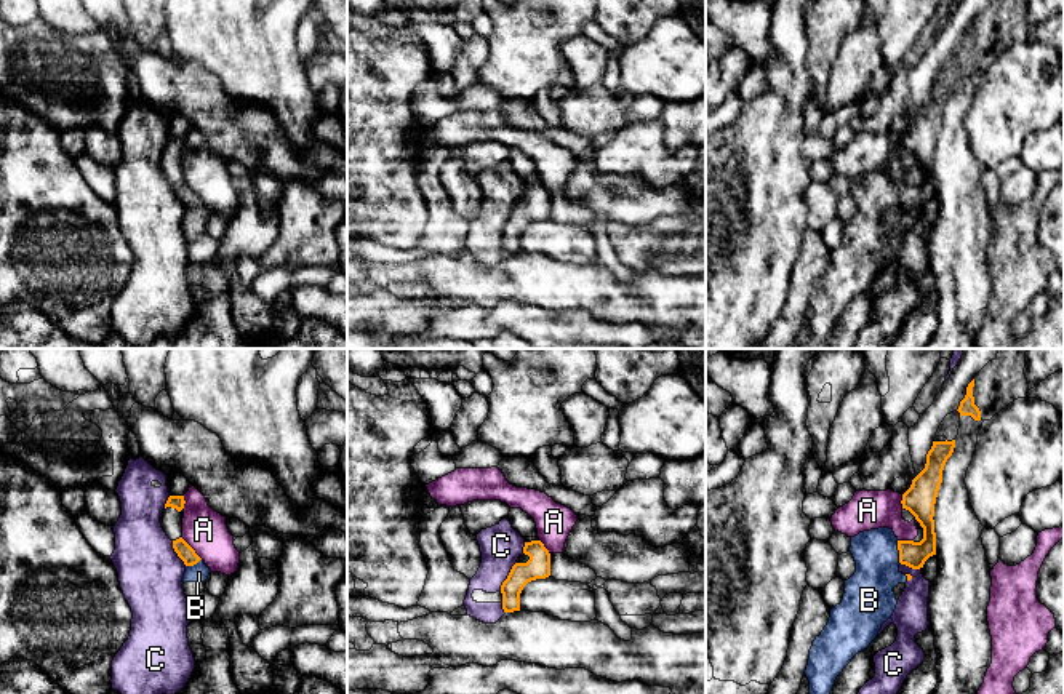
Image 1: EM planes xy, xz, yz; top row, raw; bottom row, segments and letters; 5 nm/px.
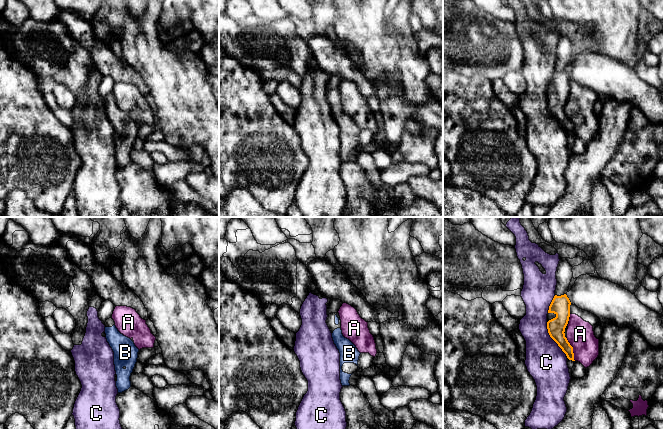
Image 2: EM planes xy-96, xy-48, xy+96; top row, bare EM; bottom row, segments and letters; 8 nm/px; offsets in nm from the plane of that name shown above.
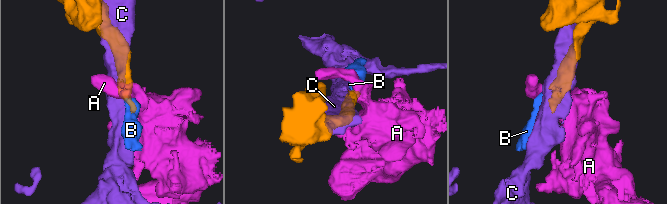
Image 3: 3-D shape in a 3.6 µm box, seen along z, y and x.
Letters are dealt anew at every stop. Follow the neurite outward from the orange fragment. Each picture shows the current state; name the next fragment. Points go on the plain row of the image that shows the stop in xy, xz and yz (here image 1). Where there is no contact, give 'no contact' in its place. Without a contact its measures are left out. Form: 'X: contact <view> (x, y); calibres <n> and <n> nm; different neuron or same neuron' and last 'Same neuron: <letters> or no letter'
A: contact xy (192, 191); calibres 80 and 220 nm; different neuron
B: contact yz (900, 194); calibres 130 and 240 nm; same neuron
C: contact xz (508, 218); calibres 120 and 200 nm; different neuron
Same neuron: B

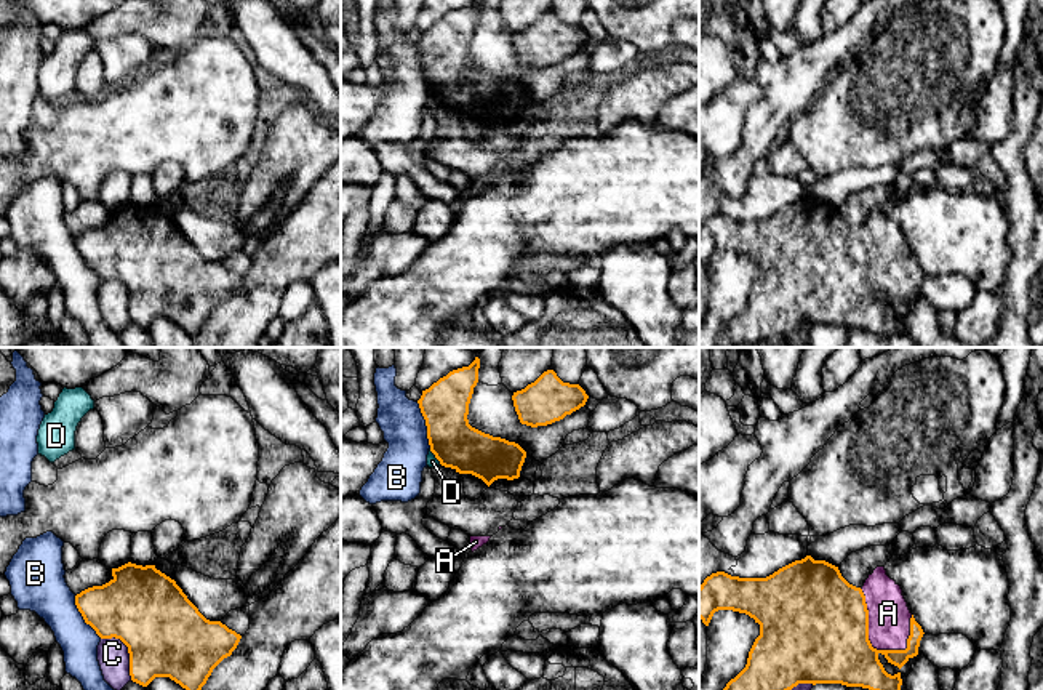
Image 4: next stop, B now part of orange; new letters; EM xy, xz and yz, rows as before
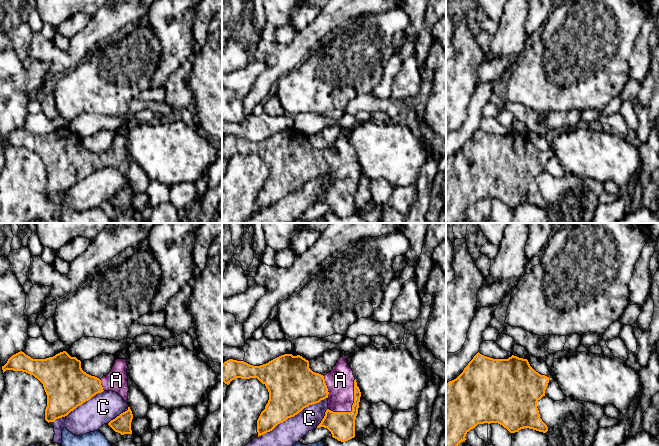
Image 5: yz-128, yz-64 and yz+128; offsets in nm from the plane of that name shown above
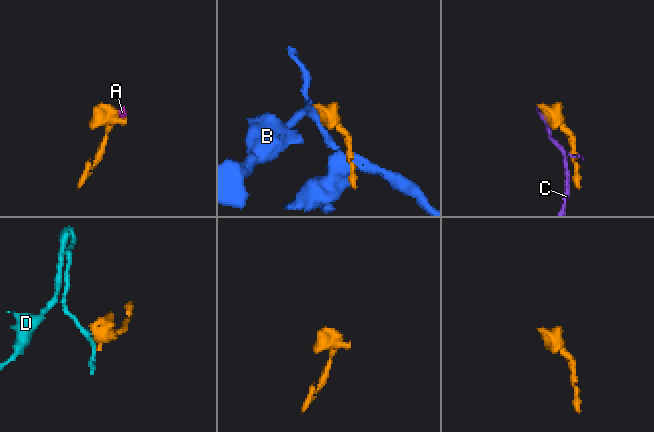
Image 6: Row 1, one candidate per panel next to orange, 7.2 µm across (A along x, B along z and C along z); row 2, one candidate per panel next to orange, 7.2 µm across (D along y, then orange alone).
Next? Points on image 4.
A: contact yz (867, 274); calibres 500 and 200 nm; same neuron
B: contact xz (426, 66); calibres 240 and 220 nm; different neuron
C: contact xy (128, 292); calibres 400 and 160 nm; different neuron
D: contact xz (435, 98); calibres 240 and 60 nm; different neuron
Same neuron: A

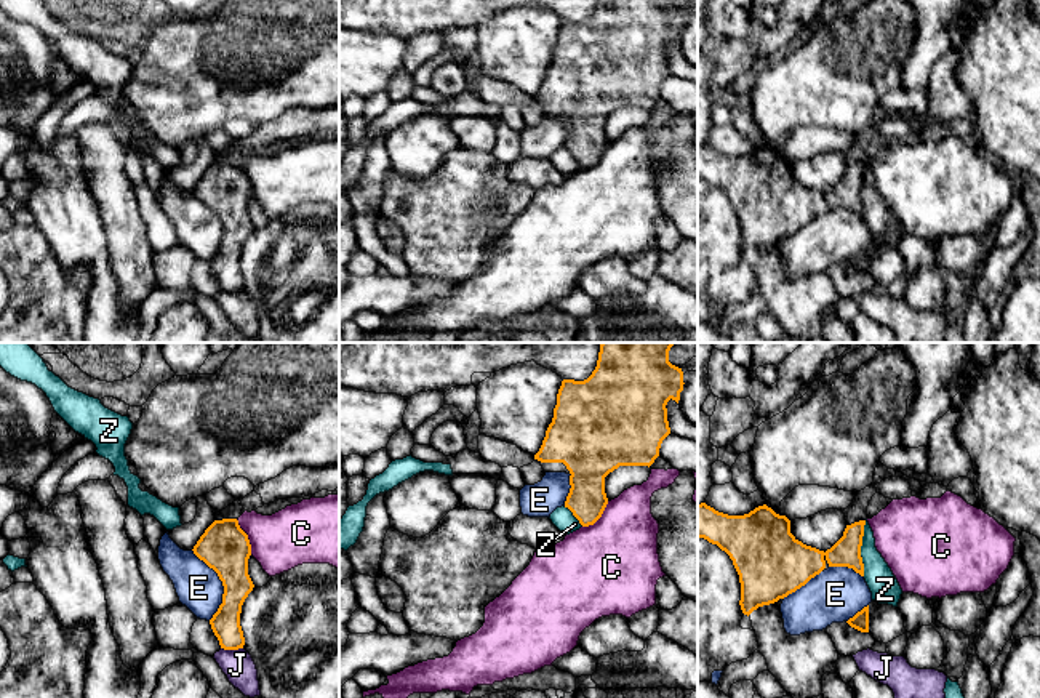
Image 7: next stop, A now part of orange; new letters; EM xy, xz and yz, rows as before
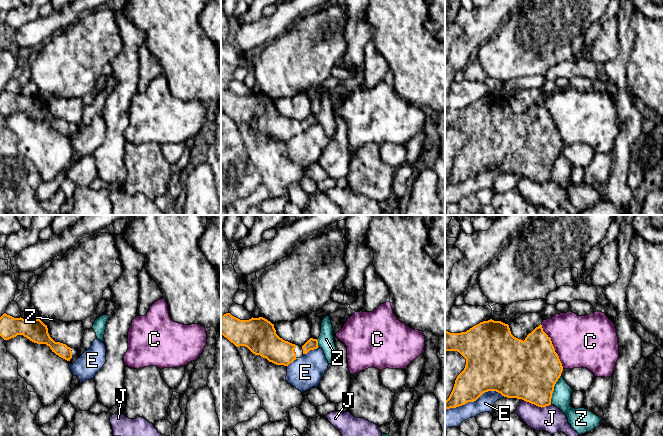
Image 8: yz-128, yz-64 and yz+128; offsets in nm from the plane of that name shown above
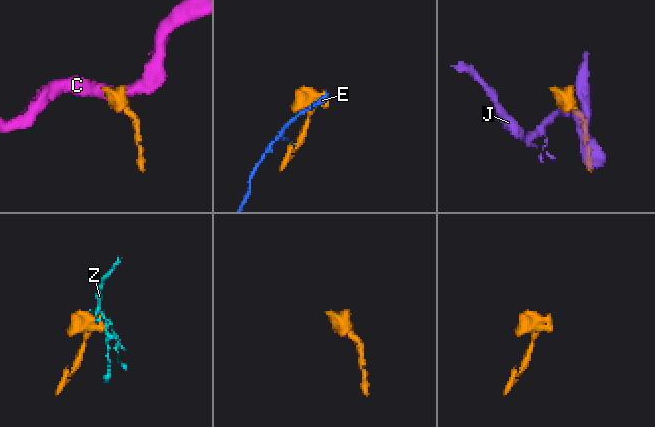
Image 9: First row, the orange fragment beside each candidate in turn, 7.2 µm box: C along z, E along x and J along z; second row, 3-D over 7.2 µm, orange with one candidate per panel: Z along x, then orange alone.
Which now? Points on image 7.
C: contact xy (247, 178); calibres 240 and 300 nm; different neuron
E: contact xy (223, 226); calibres 240 and 220 nm; different neuron
J: contact xy (232, 290); calibres 140 and 160 nm; different neuron
Z: contact yz (860, 189); calibres 140 and 140 nm; different neuron
Same neuron: no letter

